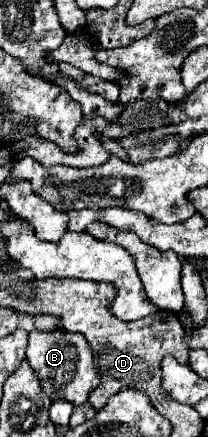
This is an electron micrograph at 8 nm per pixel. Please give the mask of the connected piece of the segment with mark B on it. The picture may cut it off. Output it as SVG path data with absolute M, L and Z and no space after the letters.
M29 332L29 346L27 346L27 360L35 374L41 380L41 388L51 400L69 400L73 404L87 402L89 394L101 384L101 376L93 366L93 354L89 350L89 342L81 334L71 332Z

